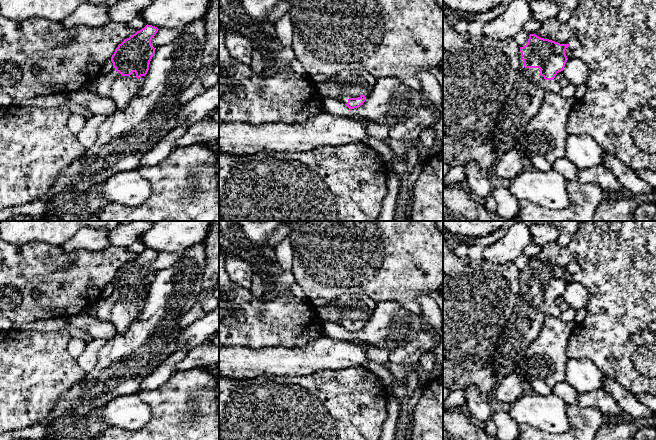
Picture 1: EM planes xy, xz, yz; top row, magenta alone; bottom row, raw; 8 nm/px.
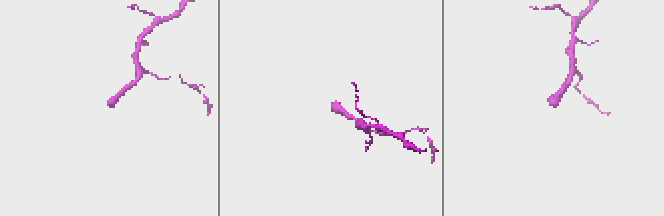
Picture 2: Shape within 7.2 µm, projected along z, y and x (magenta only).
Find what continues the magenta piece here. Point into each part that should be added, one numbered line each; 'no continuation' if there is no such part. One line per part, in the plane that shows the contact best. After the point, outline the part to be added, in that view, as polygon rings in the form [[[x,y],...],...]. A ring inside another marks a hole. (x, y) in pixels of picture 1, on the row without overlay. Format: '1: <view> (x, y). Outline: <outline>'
1: yz (523, 326). Outline: [[[520,283],[519,297],[508,318],[493,354],[493,368],[499,382],[514,371],[529,345],[536,340],[548,315],[559,318],[562,311],[555,304],[545,304],[539,292],[525,292]]]

